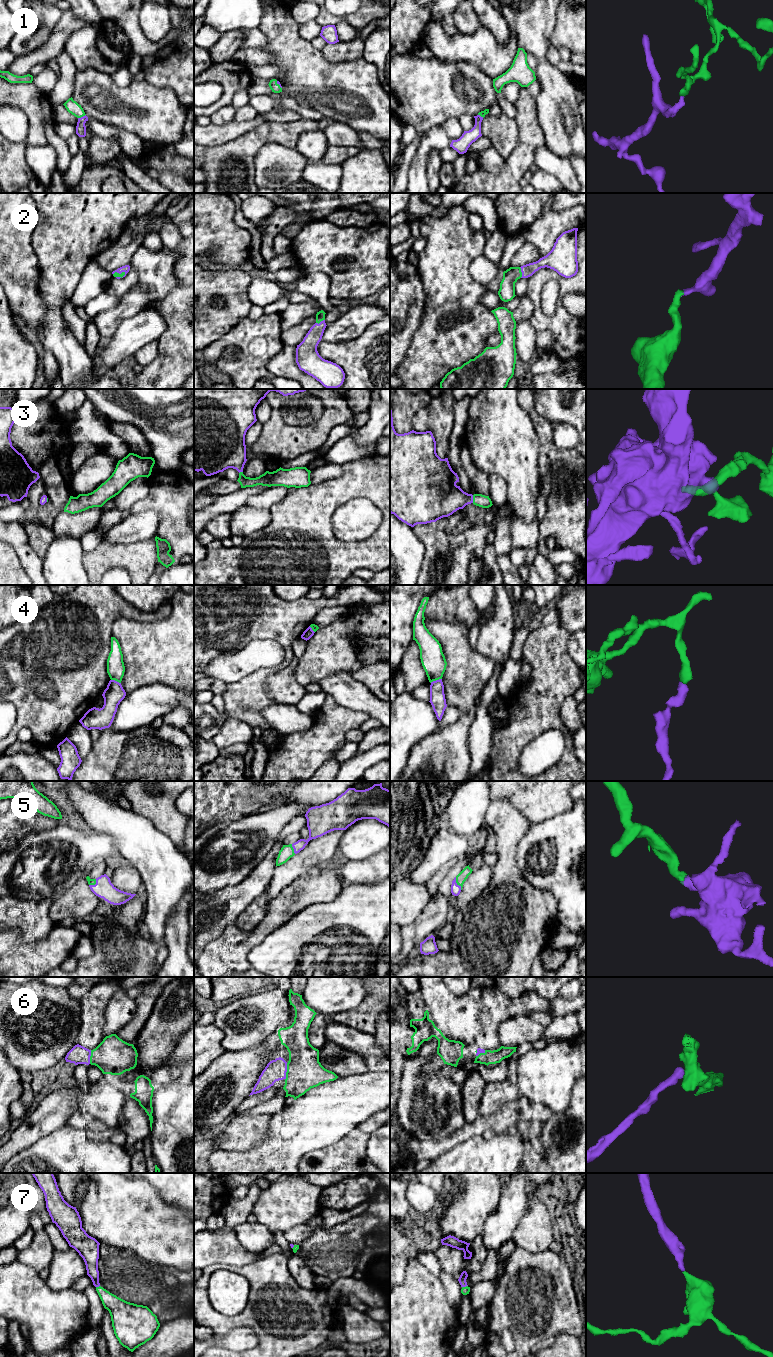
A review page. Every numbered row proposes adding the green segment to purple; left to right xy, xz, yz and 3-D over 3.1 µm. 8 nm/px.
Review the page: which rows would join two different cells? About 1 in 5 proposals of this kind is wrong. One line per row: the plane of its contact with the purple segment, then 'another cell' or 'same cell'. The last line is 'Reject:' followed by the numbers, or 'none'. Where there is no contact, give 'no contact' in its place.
1: xy | same cell
2: yz | same cell
3: yz | same cell
4: yz | another cell
5: yz | same cell
6: xz | same cell
7: yz | same cell
Reject: 4

